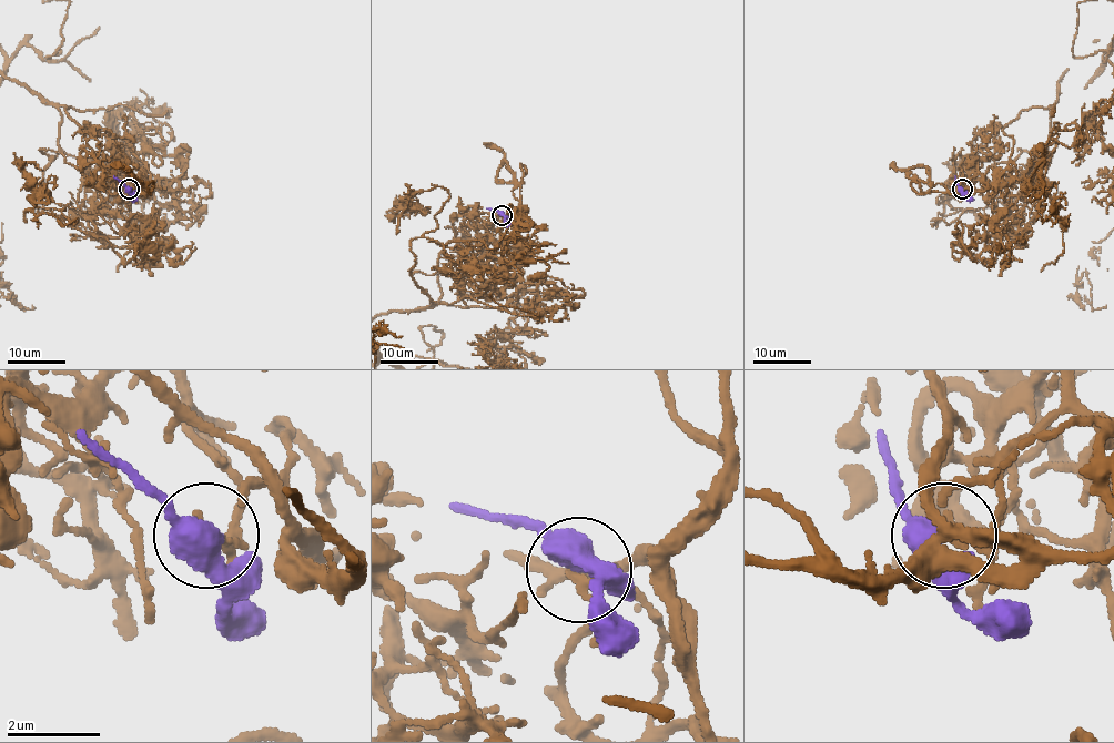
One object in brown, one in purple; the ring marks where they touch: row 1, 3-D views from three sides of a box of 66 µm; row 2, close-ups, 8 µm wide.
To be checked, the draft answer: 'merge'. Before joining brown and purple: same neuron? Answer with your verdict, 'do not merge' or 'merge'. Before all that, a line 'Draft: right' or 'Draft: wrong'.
Draft: right
merge

